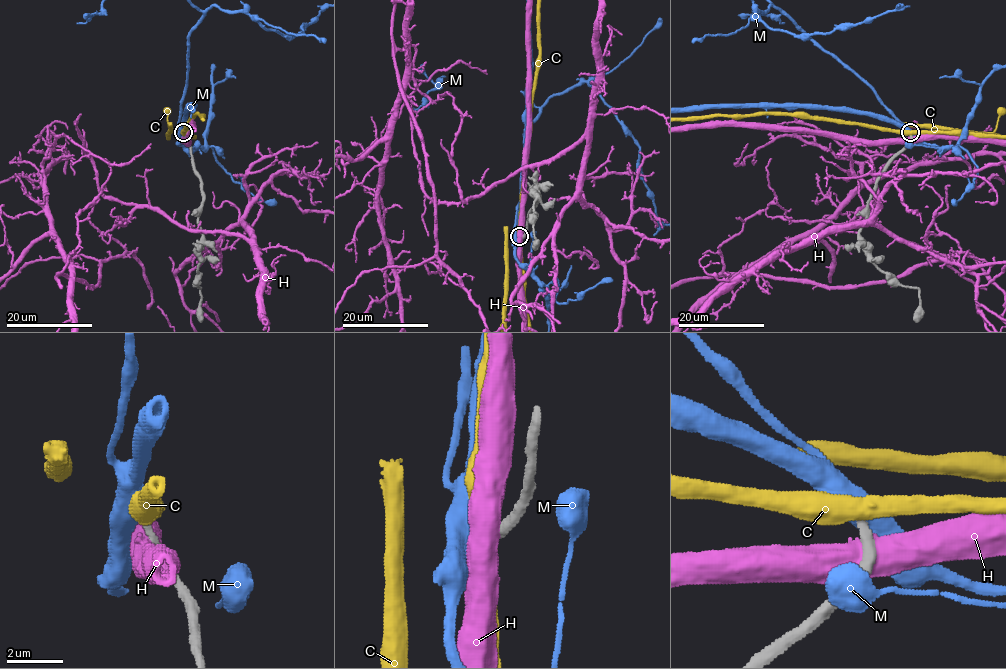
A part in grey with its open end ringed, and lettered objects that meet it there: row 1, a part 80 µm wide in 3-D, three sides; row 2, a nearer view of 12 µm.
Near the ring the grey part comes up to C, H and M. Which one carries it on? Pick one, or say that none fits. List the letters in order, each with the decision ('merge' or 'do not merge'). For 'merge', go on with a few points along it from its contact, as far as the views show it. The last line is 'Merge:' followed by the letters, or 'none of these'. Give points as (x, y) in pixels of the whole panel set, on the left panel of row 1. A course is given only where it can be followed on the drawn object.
C: do not merge
H: do not merge
M: do not merge
Merge: none of these

